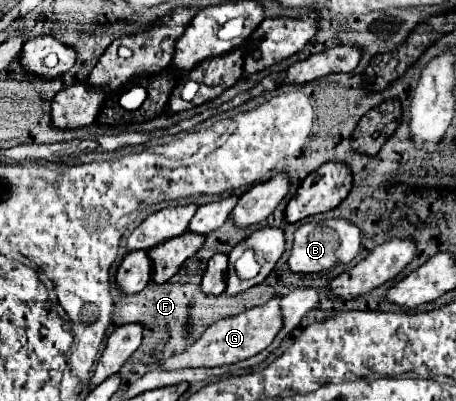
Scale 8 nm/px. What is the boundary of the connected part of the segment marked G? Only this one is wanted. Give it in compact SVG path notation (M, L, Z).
M276 294L262 306L254 306L242 314L228 316L228 318L214 322L212 326L208 326L208 330L190 348L186 348L182 354L168 358L162 368L164 370L178 370L178 368L186 368L186 366L192 366L192 368L224 366L224 364L234 364L234 362L246 360L258 352L262 352L264 348L268 348L272 344L272 340L276 338L276 334L284 326L280 300L282 300L282 296Z

